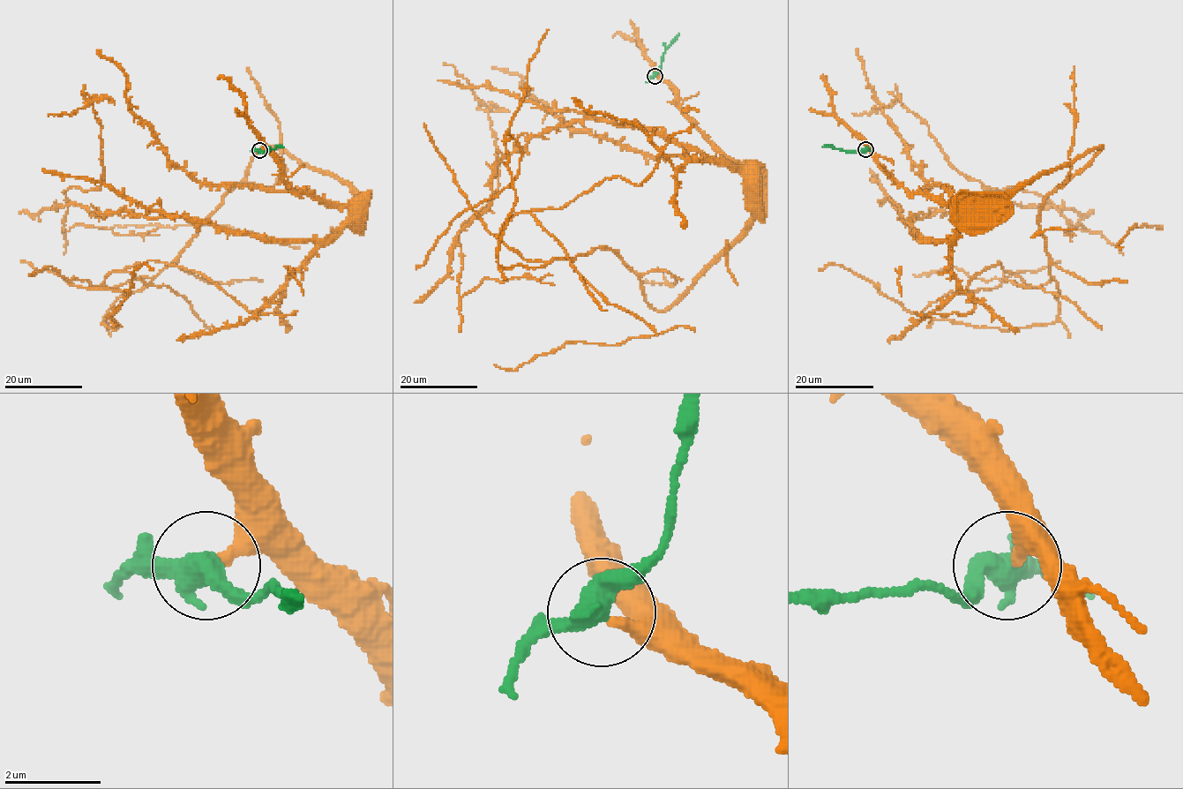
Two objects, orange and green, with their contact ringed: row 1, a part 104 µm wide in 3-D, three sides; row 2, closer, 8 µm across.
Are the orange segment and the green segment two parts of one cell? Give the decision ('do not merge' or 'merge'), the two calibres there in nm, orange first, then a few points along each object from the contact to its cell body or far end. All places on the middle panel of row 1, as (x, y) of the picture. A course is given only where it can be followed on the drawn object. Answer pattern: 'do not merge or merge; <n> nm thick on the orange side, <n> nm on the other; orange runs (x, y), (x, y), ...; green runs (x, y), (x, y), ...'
do not merge; 300 nm thick on the orange side, 440 nm on the other; orange runs (655, 77), (753, 201), (664, 311), (612, 249), (498, 265), (508, 133), (518, 176), (415, 268); green runs (655, 76), (660, 71), (662, 53), (678, 33)

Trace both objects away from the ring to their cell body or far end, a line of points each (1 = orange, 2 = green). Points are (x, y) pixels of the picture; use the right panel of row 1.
1: (866, 149), (910, 191), (988, 205), (1102, 147), (1040, 210), (1055, 320), (1009, 330), (923, 312), (1059, 261)
2: (865, 149), (842, 151), (830, 145), (823, 147)

